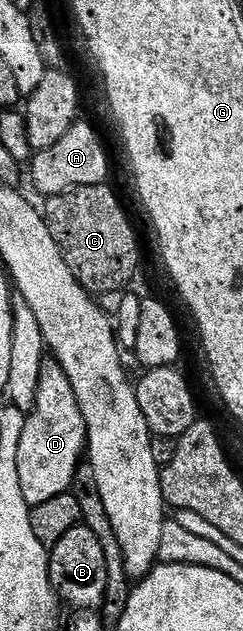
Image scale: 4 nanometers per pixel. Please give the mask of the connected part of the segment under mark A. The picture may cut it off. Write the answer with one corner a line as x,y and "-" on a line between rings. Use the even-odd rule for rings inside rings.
85,120
75,122
64,137
52,148
44,148
33,155
28,166
28,178
34,181
36,189
42,196
66,194
81,186
100,186
107,181
110,174
110,158
98,139
98,134

